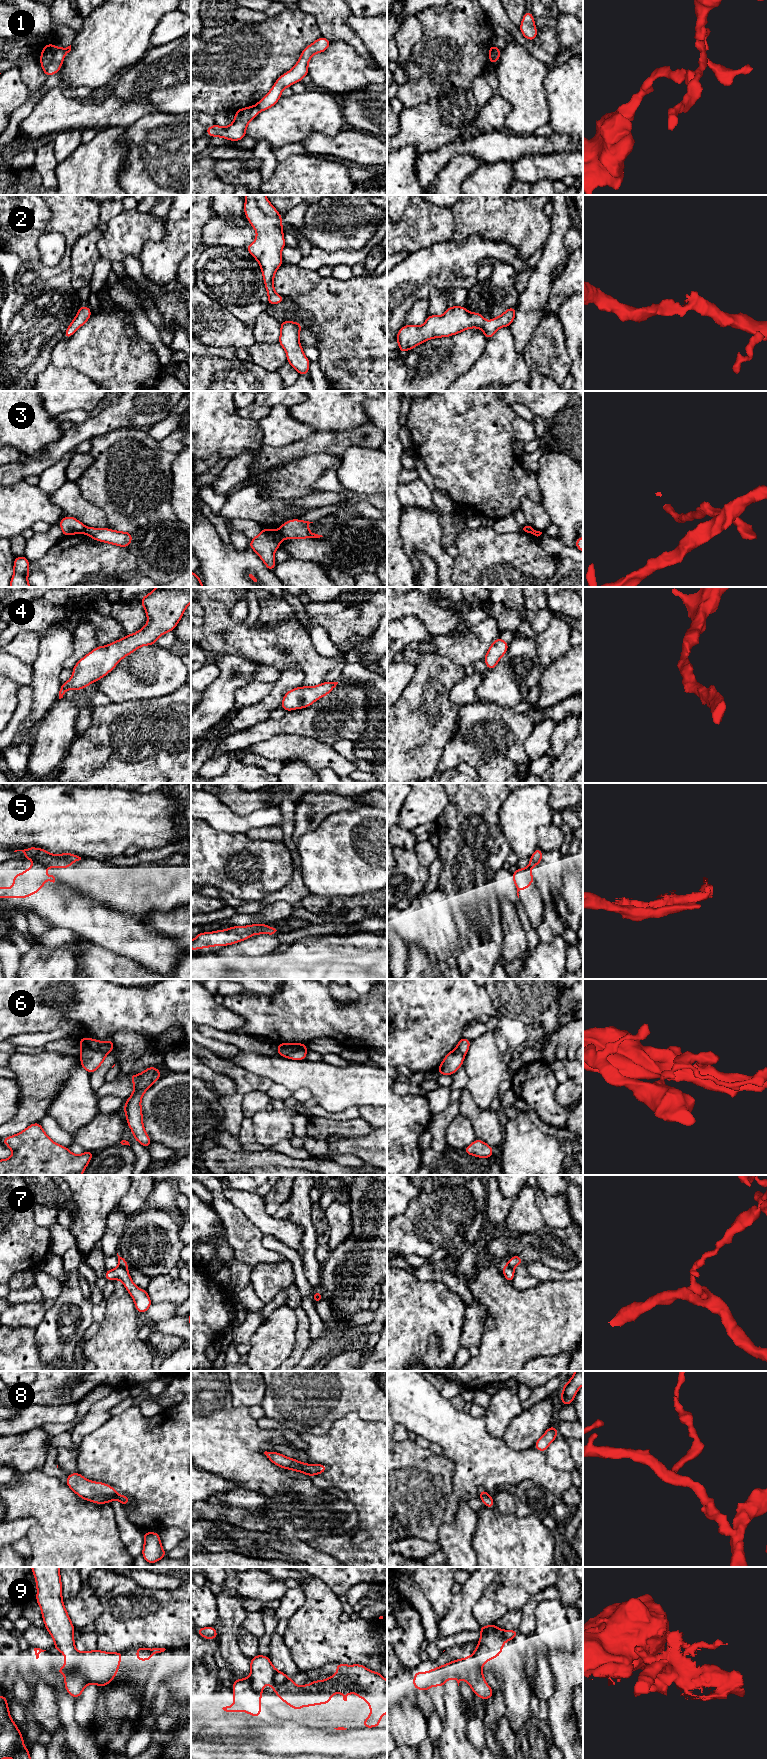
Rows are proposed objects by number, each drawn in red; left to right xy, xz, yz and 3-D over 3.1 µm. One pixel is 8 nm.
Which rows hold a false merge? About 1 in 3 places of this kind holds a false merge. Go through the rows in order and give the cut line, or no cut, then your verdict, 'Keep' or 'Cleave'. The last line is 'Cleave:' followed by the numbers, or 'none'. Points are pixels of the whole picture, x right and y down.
1: Split along xz (255, 105), (260, 110). Cleave
2: No split. Keep
3: Split along xz (278, 531), (282, 538). Cleave
4: No split. Keep
5: Split along xy (72, 861), (54, 858), (46, 864), (36, 863). Cleave
6: Split along xz (306, 1049), (291, 1051), (281, 1055). Cleave
7: Split along xy (119, 1264), (126, 1268). Cleave
8: No split. Keep
9: Split along yz (478, 1644), (482, 1647), (502, 1646). Cleave
Cleave: 1, 3, 5, 6, 7, 9

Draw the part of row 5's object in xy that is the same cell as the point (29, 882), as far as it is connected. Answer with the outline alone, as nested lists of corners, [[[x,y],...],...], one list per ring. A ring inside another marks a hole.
[[[54,859],[50,864],[44,865],[36,863],[30,866],[21,874],[13,876],[13,888],[0,888],[0,898],[28,898],[32,894],[42,890],[42,886],[48,879],[50,882],[55,882],[53,875],[48,875],[43,872],[44,868],[70,868],[72,861],[65,859]]]

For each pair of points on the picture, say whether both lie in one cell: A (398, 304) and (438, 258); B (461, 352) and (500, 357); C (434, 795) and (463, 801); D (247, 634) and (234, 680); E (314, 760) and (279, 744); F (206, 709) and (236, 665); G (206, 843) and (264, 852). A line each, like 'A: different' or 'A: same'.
A: same
B: different
C: different
D: different
E: same
F: same
G: same

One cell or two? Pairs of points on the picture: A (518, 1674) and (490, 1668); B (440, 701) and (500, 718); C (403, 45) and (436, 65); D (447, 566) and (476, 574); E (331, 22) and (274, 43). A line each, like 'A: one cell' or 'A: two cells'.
A: two cells
B: two cells
C: two cells
D: two cells
E: two cells

